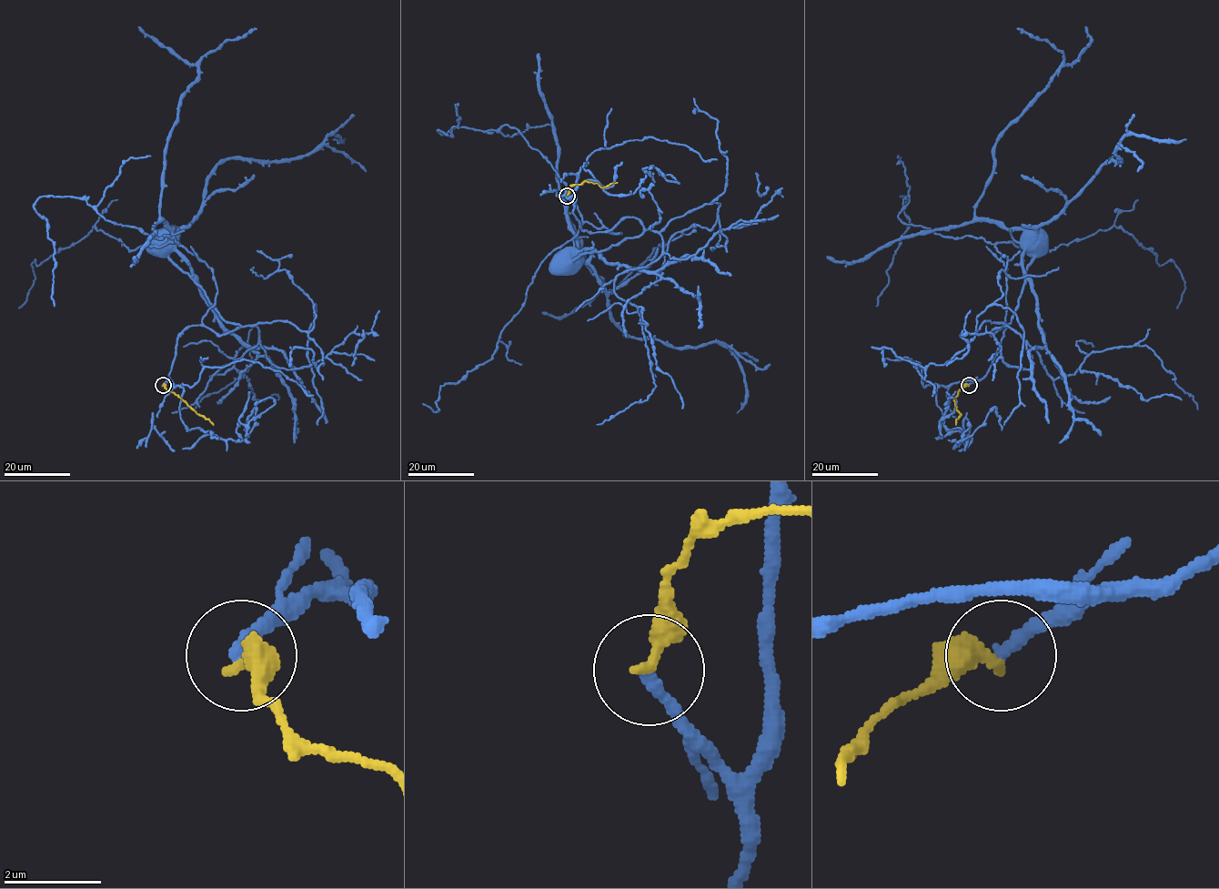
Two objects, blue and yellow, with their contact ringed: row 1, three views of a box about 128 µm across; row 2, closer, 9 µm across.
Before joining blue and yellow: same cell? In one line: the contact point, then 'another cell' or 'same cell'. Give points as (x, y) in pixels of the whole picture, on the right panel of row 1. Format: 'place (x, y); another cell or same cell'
place (969, 385); another cell

